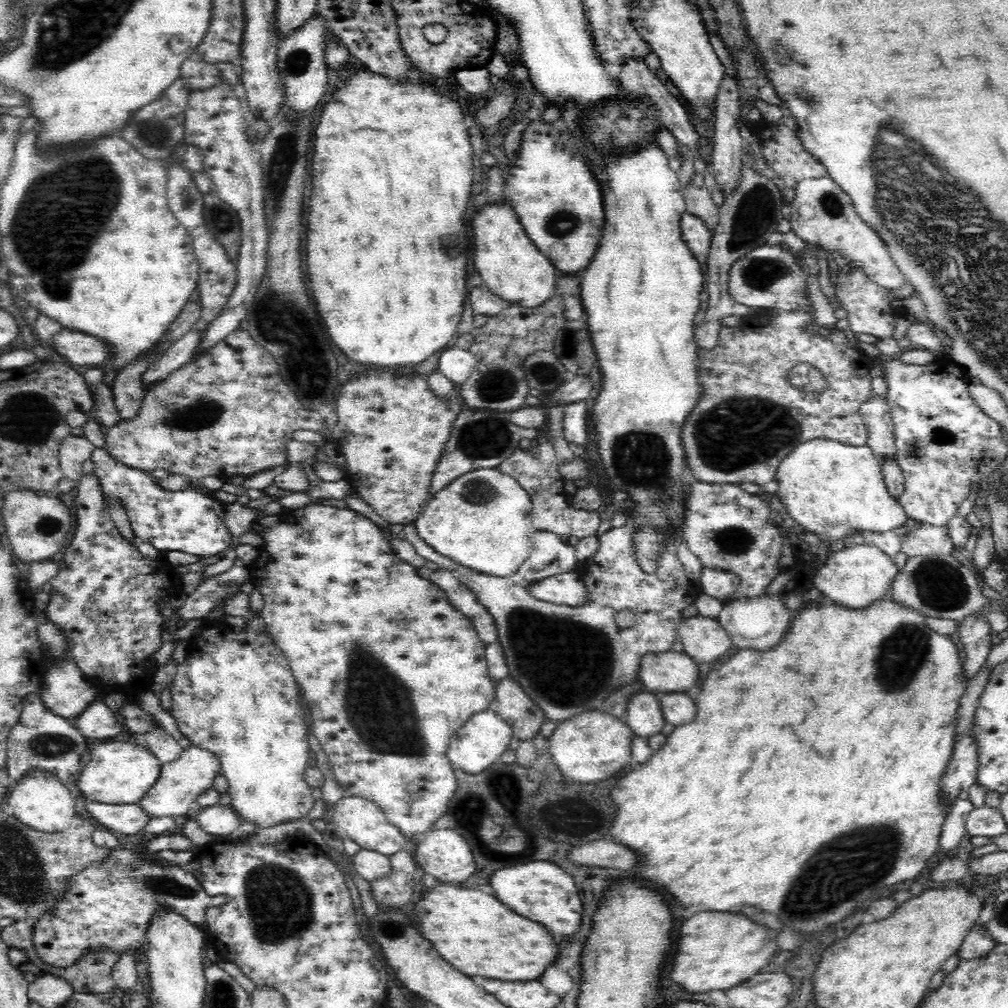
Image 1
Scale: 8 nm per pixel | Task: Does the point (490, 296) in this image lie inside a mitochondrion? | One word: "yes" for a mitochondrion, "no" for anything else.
no

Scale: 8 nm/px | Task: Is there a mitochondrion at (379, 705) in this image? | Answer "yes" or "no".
yes

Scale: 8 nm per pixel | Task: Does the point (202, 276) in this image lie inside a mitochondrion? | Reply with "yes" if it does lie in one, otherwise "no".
no

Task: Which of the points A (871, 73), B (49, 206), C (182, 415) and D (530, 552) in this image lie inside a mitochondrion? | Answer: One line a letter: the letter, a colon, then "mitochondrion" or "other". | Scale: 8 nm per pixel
A: other
B: mitochondrion
C: mitochondrion
D: other

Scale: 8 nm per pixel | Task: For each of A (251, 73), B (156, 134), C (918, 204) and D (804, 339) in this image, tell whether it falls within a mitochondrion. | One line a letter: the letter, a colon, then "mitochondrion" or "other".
A: other
B: mitochondrion
C: mitochondrion
D: other

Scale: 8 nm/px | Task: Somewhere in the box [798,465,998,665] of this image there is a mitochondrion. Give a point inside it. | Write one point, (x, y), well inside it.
(937, 583)

